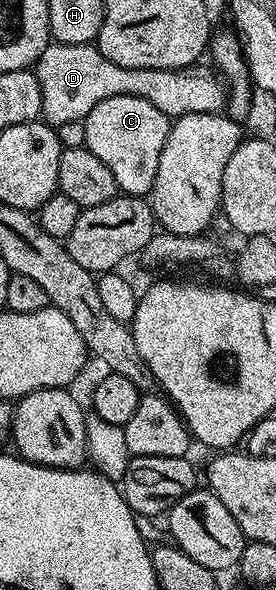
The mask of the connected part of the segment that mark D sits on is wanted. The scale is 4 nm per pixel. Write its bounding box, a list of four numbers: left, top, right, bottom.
[35,43,227,127]

